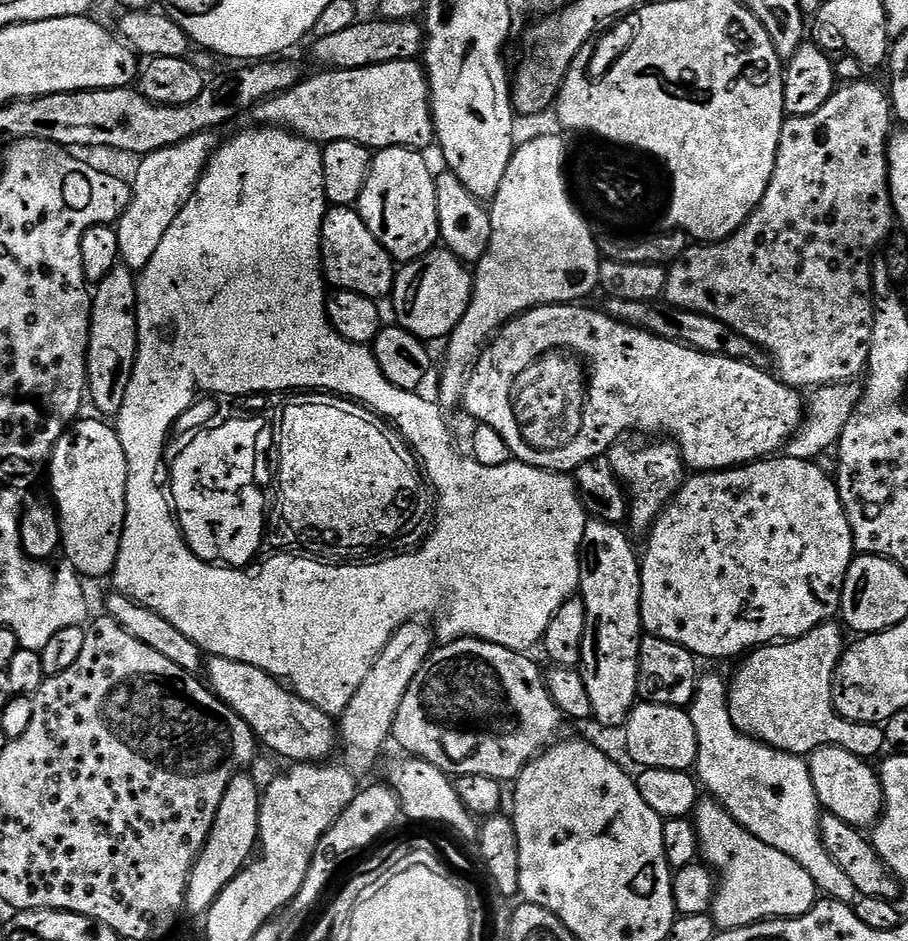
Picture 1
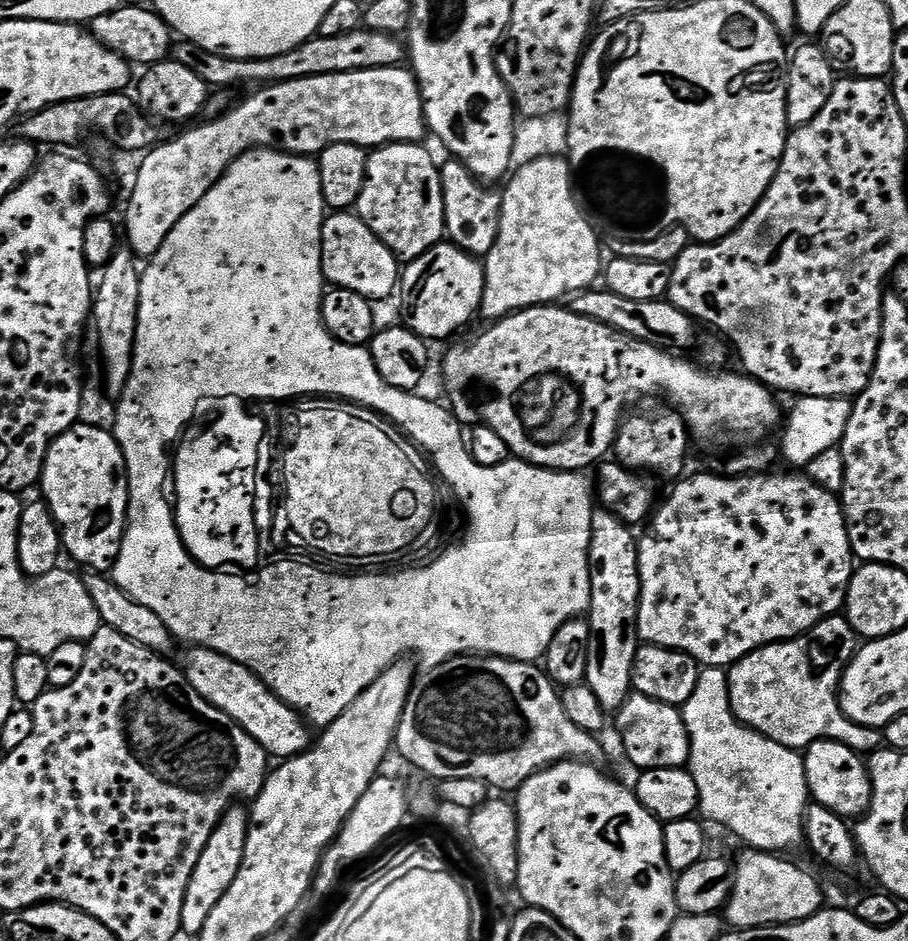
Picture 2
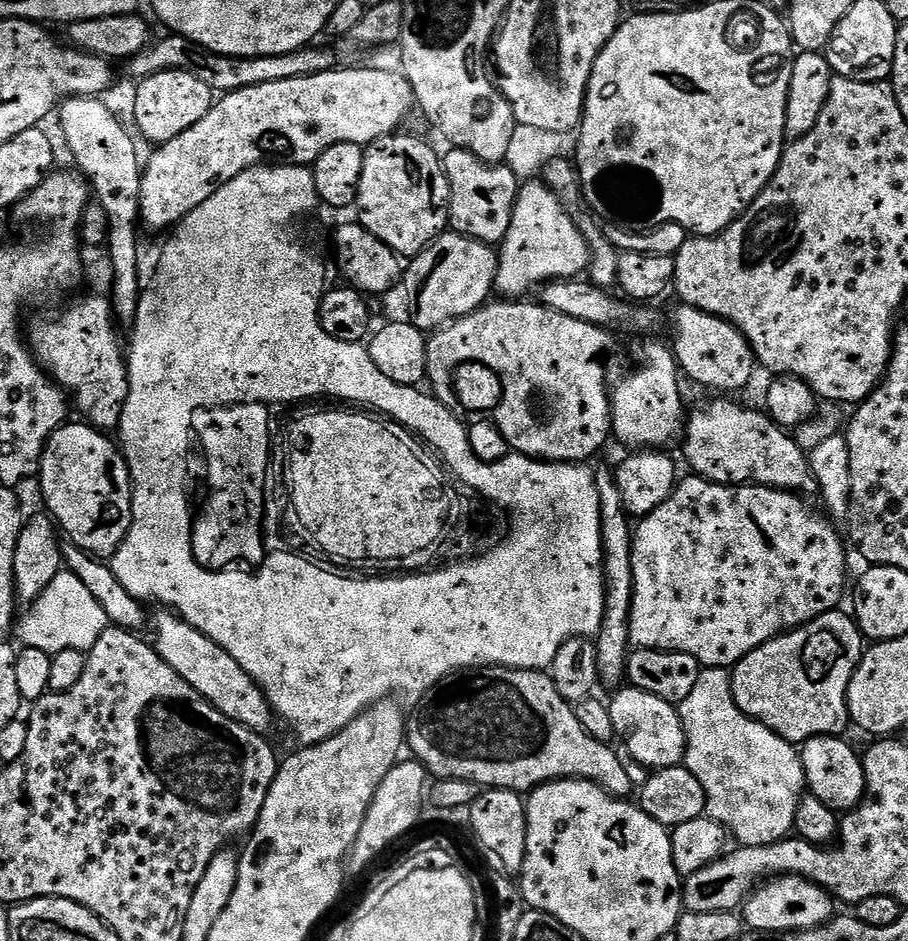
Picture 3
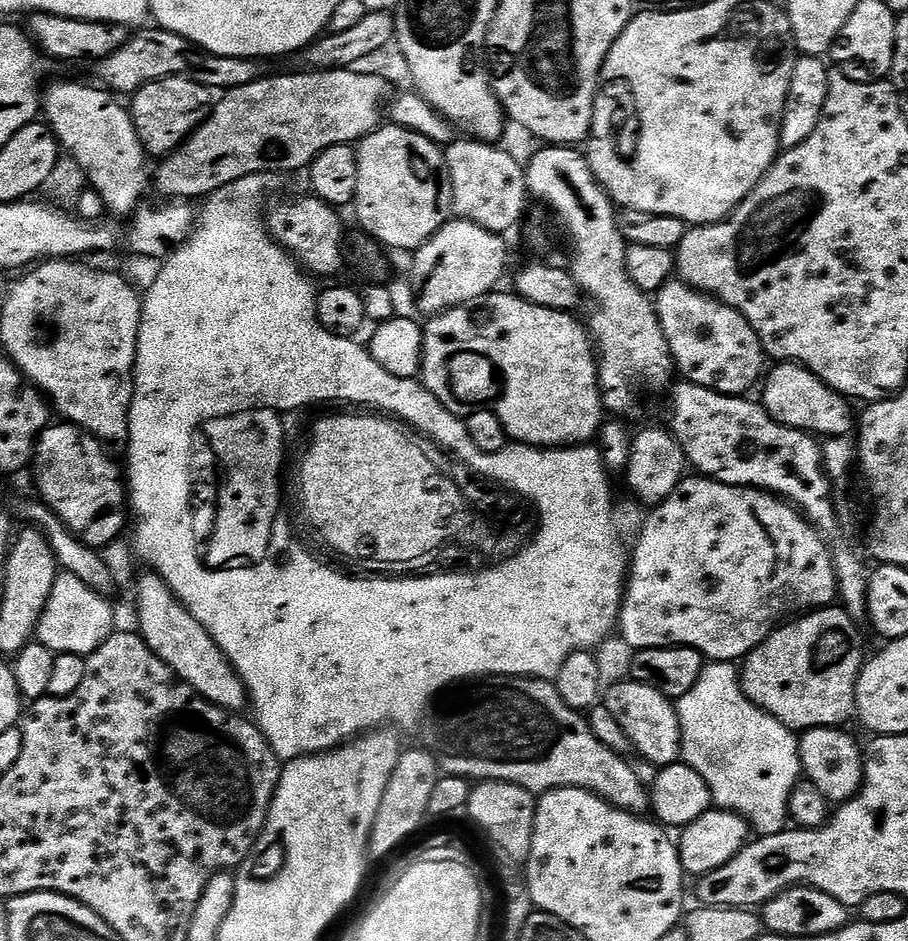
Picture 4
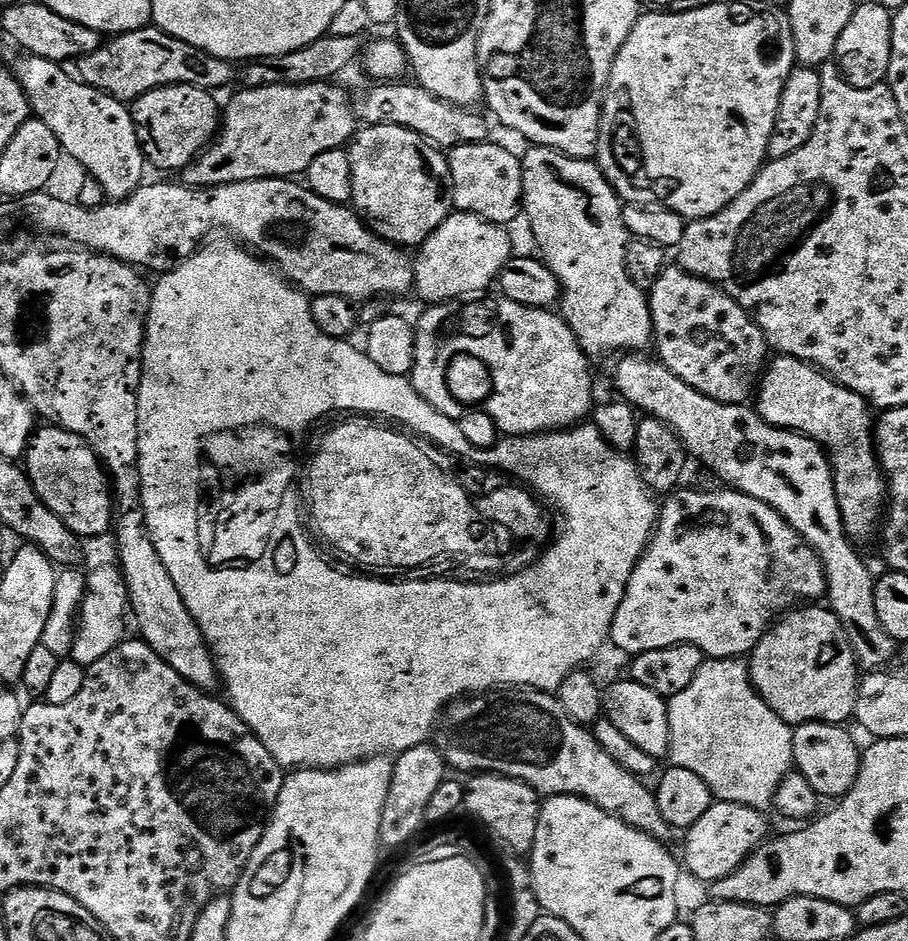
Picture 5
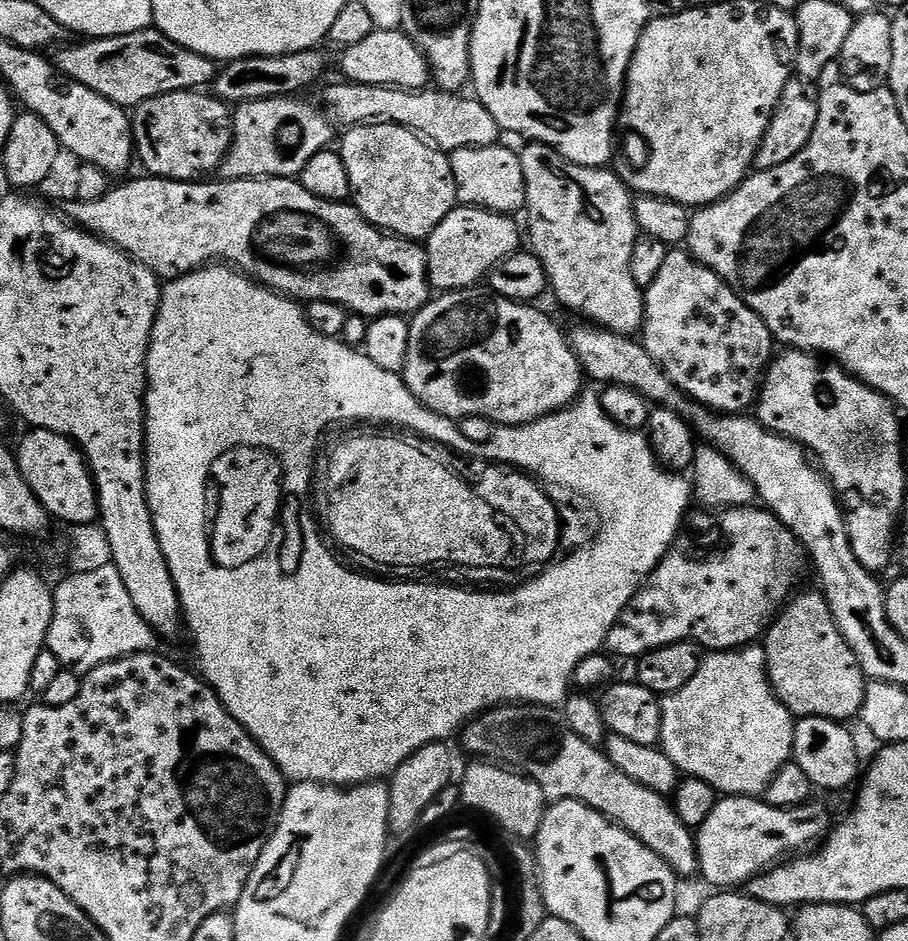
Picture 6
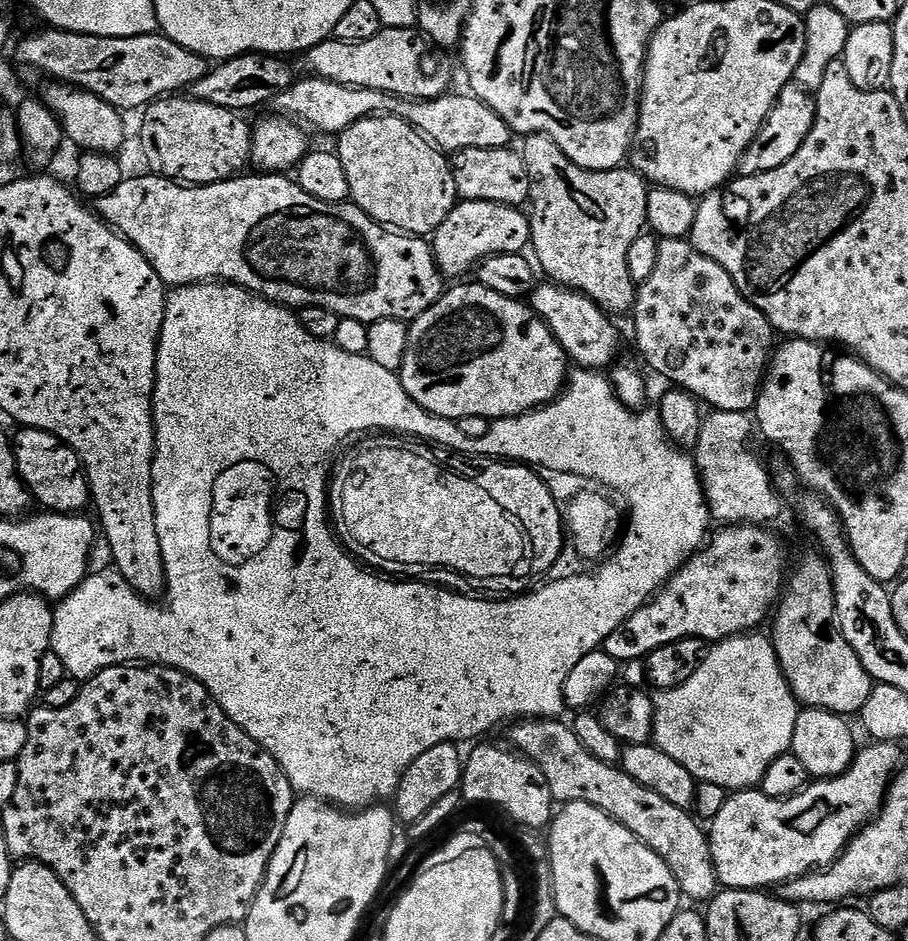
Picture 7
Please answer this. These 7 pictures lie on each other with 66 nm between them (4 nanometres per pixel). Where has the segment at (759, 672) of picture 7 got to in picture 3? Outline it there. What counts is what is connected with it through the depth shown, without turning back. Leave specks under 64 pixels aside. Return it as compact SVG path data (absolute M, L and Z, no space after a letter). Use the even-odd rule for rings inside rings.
M704 668L697 684L694 686L694 690L690 690L690 698L686 698L681 702L678 706L678 711L685 732L685 754L682 764L683 767L690 770L690 774L694 774L694 778L698 778L698 782L702 782L702 790L706 790L706 806L704 810L707 816L724 825L725 829L730 833L731 839L733 836L737 845L746 848L766 846L785 839L795 829L794 814L798 810L798 802L801 796L805 795L806 792L804 767L800 761L800 752L797 745L791 744L789 740L784 740L778 734L774 734L774 730L770 730L762 722L752 720L736 705L734 694L732 693L732 678L729 669L726 668Z

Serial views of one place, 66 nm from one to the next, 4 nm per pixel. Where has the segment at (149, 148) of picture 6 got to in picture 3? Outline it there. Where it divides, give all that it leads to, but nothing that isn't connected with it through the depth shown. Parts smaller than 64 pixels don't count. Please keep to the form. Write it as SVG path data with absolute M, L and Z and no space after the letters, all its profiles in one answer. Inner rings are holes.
M166 70L158 74L150 74L139 81L136 97L132 100L132 112L136 115L135 131L145 136L152 146L170 142L170 138L178 138L194 122L202 122L214 103L214 93L206 82L194 78L186 70Z

